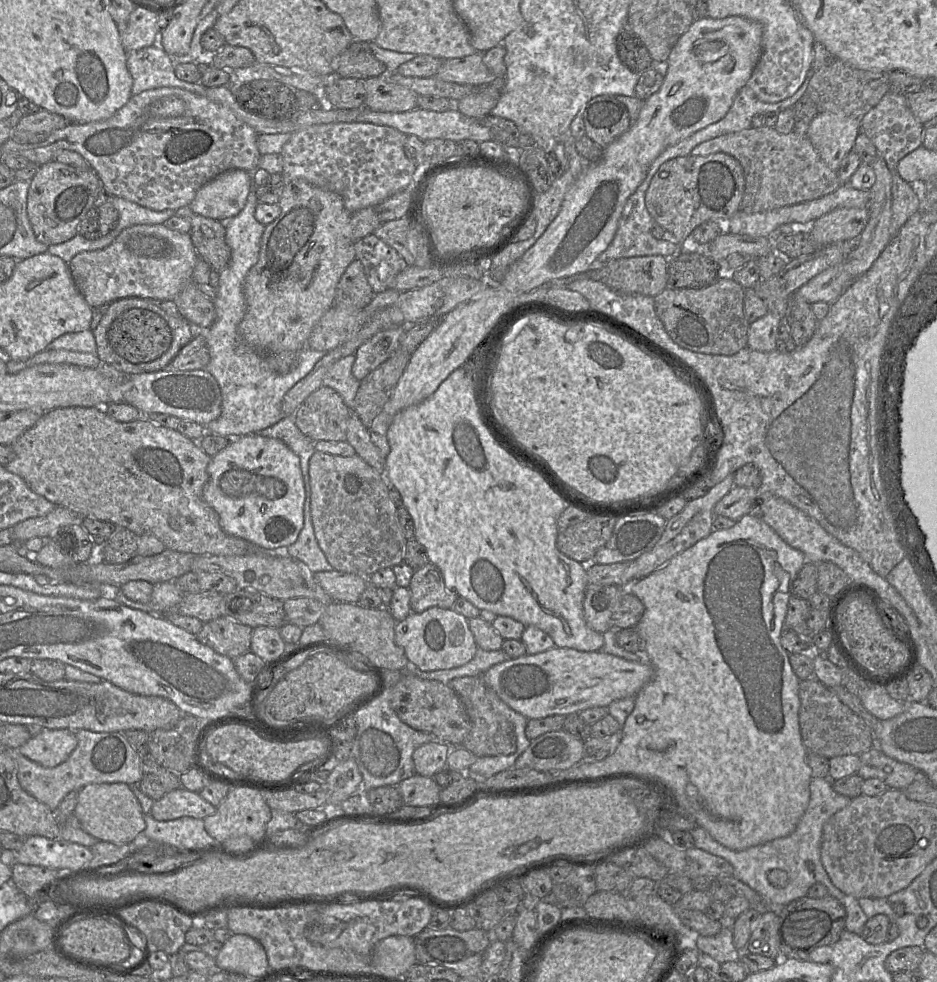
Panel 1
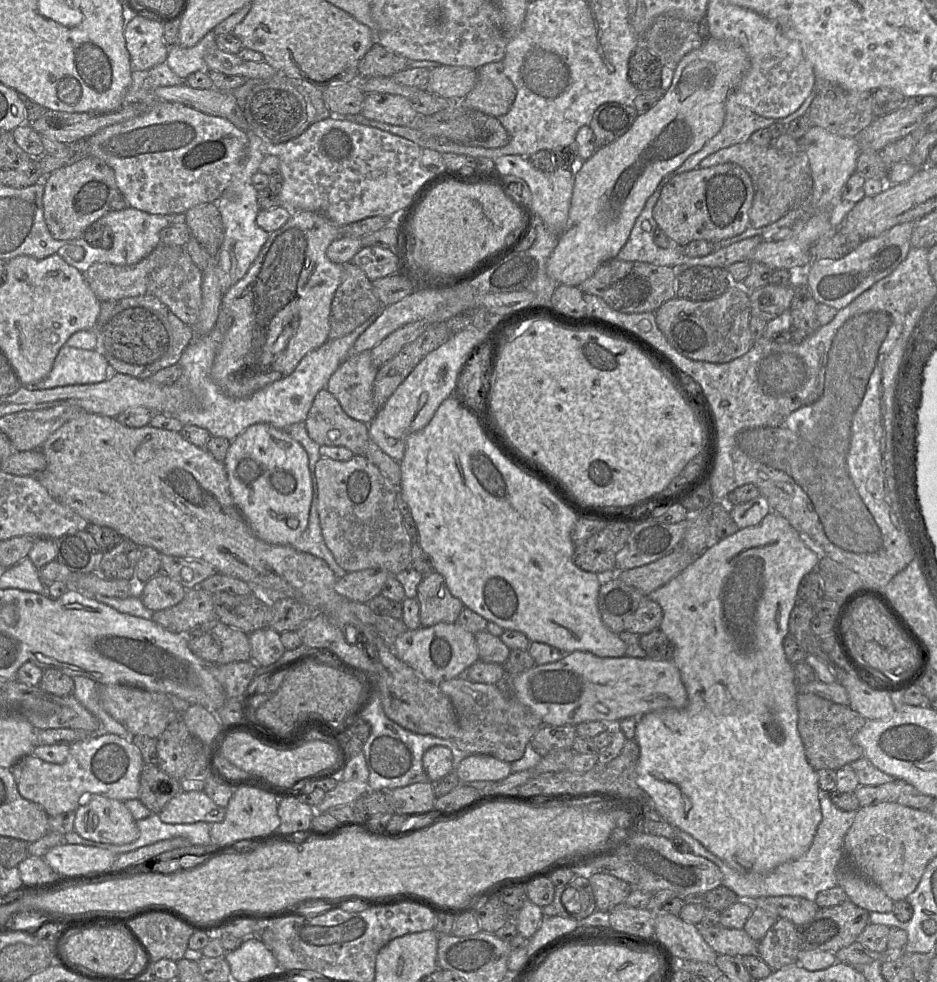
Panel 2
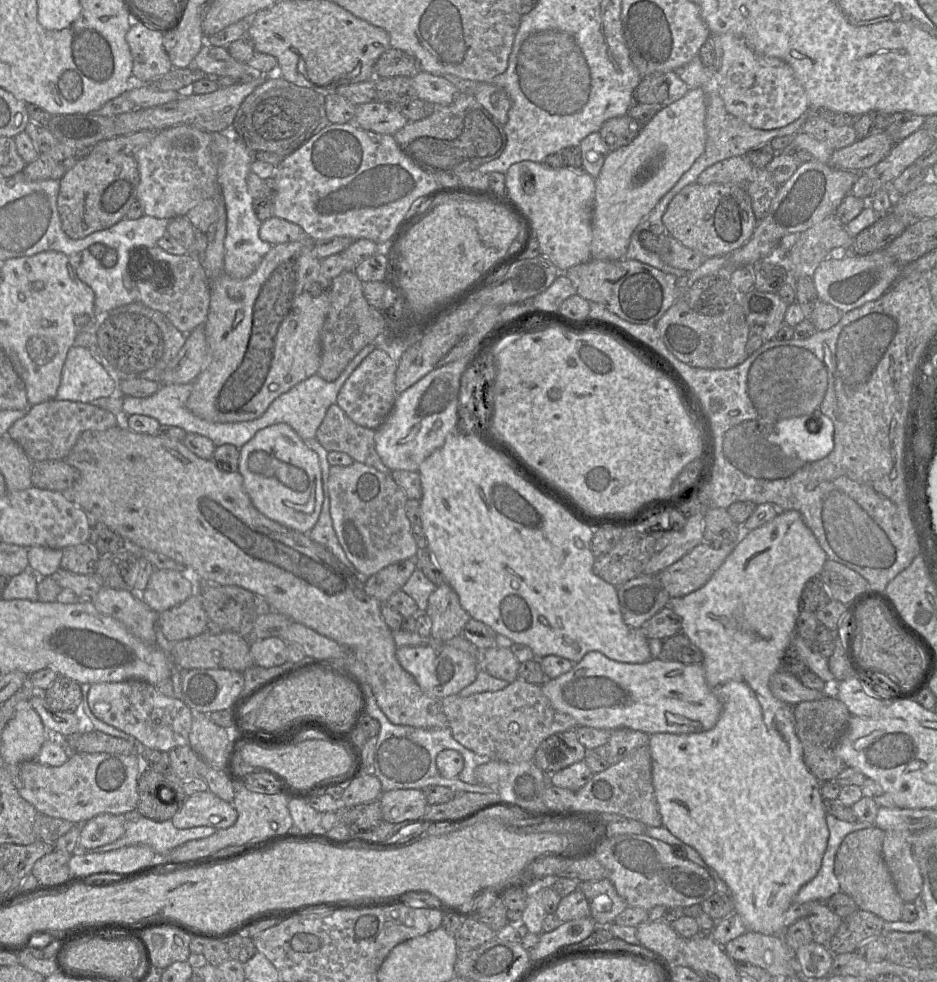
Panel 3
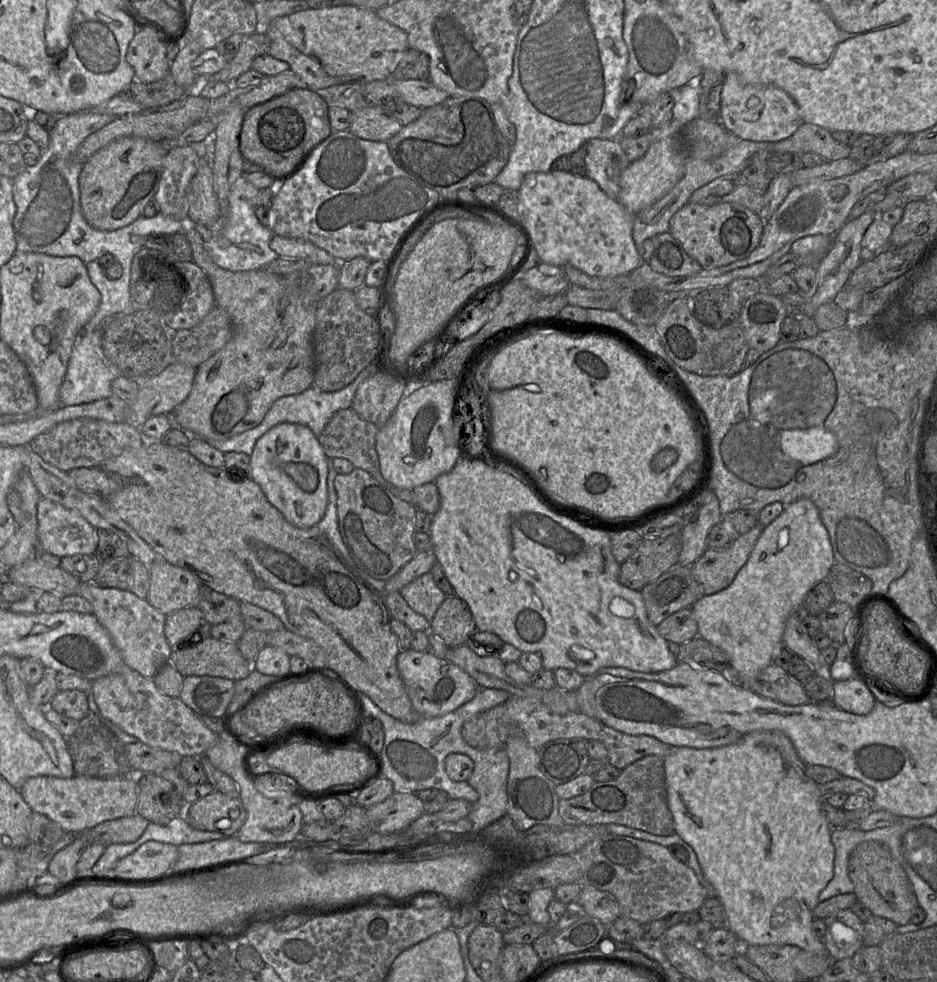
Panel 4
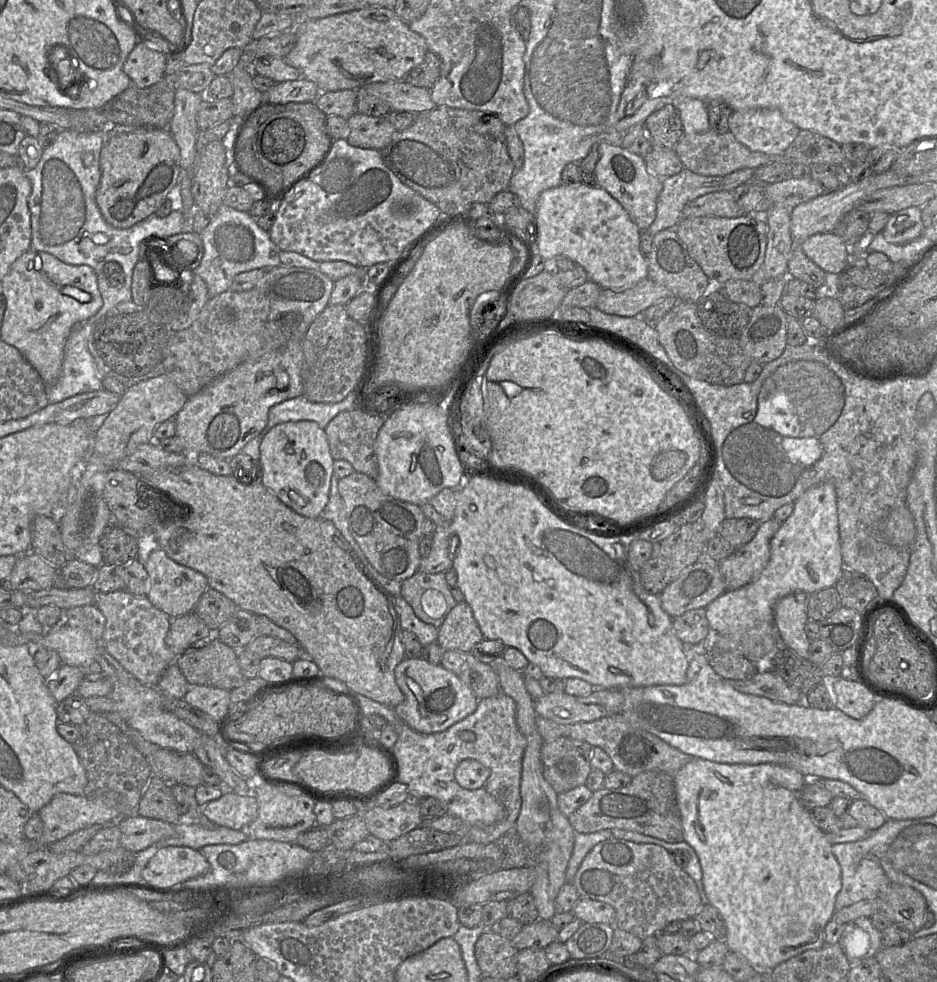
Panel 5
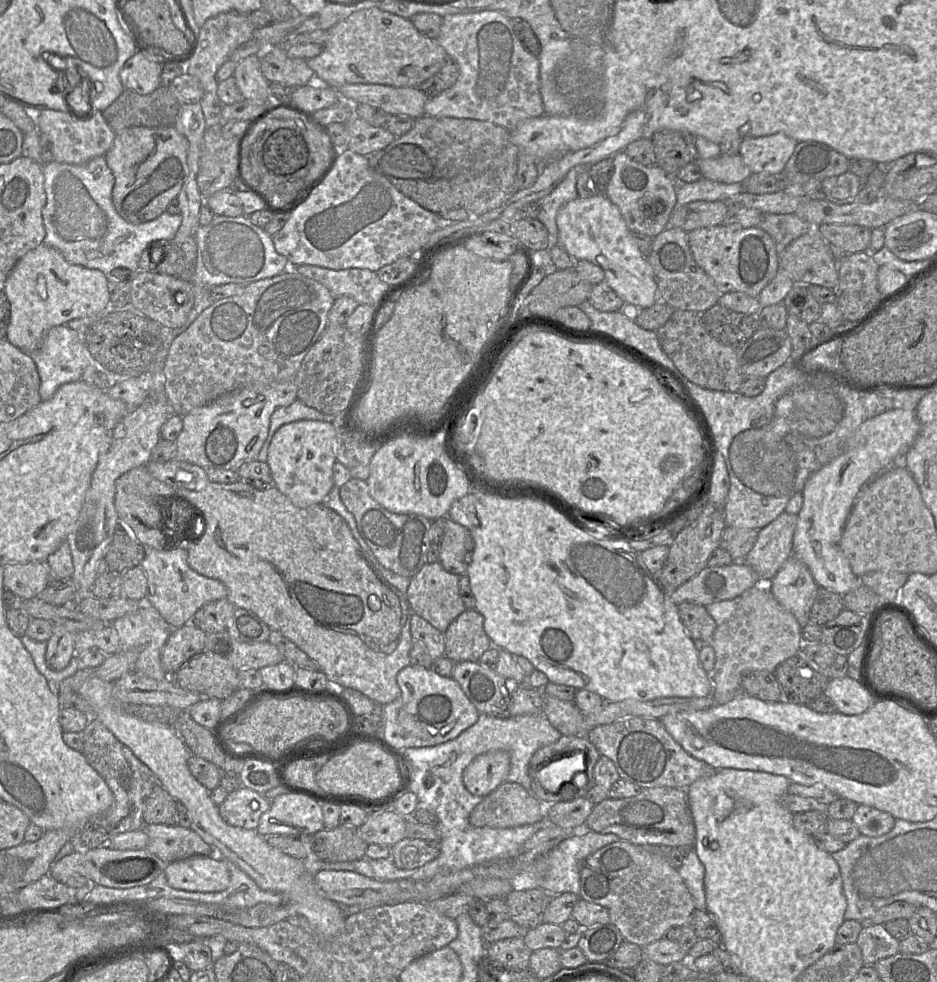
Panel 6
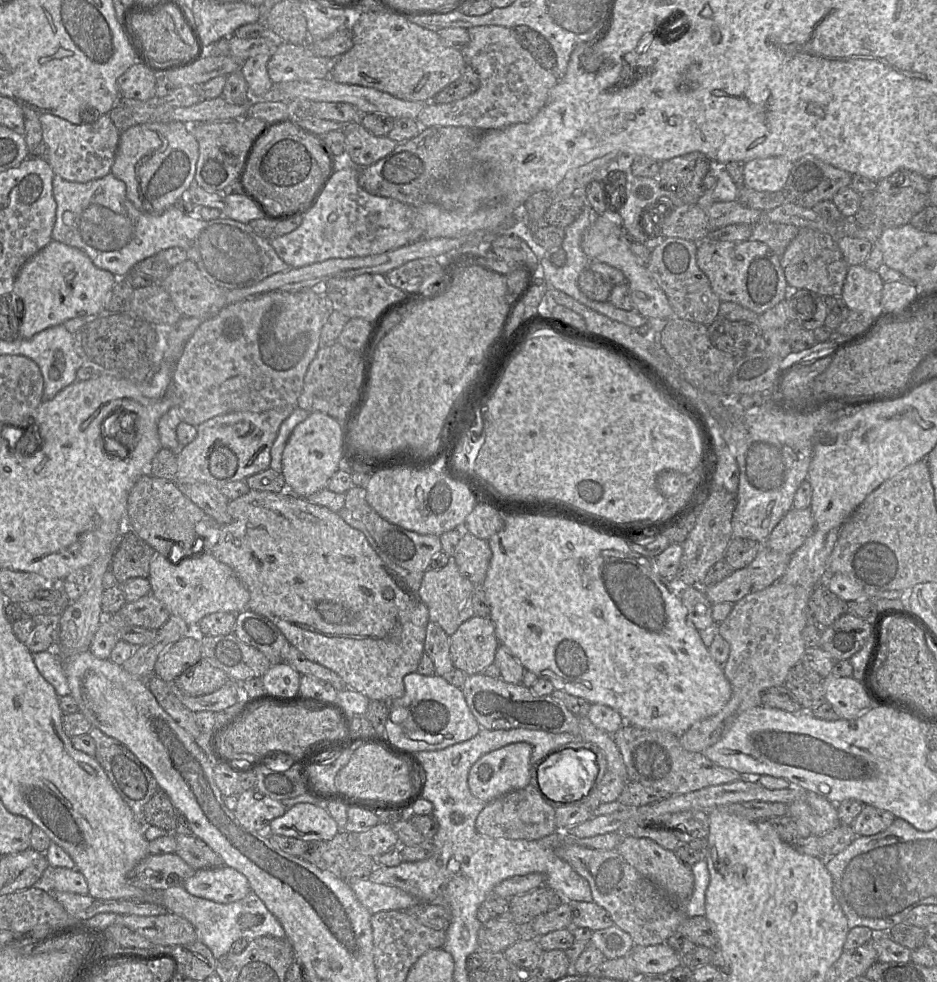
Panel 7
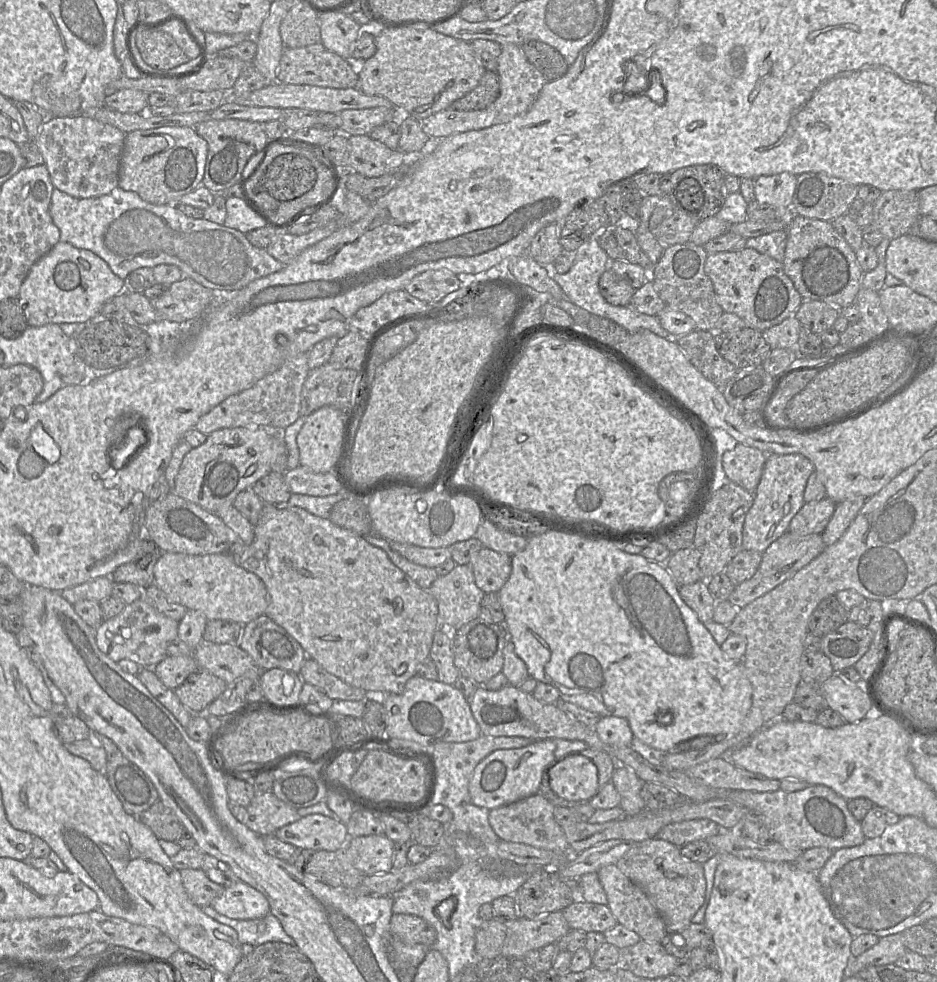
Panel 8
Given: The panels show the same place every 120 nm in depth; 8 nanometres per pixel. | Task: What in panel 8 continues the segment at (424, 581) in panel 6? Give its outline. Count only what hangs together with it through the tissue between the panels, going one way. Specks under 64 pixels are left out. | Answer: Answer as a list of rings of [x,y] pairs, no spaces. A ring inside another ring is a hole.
[[[457,564],[447,575],[438,576],[429,592],[438,603],[439,626],[449,632],[479,617],[485,595],[475,583],[471,564]]]

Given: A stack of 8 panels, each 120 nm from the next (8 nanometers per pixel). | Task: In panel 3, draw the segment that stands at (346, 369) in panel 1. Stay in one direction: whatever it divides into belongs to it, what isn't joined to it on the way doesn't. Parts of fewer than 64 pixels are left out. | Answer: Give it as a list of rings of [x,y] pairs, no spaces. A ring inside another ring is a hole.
[[[375,348],[345,381],[336,403],[354,423],[376,430],[392,410],[399,395],[395,390],[396,368],[396,361],[386,351]]]

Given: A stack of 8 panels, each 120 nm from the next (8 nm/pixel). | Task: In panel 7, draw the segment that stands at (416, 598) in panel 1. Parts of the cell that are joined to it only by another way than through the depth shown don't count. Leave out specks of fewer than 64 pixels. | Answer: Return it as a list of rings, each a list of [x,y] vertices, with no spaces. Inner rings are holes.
[[[472,616],[449,636],[453,666],[467,675],[482,673],[495,660],[499,641],[490,617]]]

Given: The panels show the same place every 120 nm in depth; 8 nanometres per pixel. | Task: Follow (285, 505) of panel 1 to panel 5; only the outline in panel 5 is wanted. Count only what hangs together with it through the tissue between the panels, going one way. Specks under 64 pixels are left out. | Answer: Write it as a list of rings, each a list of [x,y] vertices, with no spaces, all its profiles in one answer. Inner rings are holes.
[[[314,421],[275,425],[260,444],[260,482],[285,505],[308,518],[318,518],[329,500],[333,461],[325,430]]]

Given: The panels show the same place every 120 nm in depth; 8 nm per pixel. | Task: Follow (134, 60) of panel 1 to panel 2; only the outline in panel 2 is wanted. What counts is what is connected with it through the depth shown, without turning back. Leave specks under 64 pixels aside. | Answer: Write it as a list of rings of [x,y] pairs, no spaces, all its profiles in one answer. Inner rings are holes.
[[[166,62],[151,69],[132,71],[132,83],[128,88],[124,104],[139,101],[154,101],[154,90],[163,86],[177,86],[185,83]]]

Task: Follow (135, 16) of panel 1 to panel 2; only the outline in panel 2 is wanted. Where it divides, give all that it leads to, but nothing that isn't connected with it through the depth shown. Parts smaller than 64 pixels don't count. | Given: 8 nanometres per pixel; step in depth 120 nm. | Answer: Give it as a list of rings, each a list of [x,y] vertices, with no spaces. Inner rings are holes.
[[[129,17],[124,26],[131,70],[143,71],[166,62],[169,46],[164,40],[164,25],[143,17]]]

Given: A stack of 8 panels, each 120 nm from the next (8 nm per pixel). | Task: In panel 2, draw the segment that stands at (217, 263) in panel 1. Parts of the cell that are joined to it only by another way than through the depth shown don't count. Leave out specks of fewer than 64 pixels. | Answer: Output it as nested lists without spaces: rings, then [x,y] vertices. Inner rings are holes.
[[[216,203],[196,205],[185,212],[191,237],[211,256],[217,257],[224,240],[223,222]]]

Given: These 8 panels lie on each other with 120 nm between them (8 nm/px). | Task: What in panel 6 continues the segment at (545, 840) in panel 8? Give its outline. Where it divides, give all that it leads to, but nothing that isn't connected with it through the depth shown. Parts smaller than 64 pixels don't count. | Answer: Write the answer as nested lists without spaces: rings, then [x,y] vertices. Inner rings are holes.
[[[505,781],[472,810],[469,822],[474,827],[514,828],[534,824],[547,817],[547,806],[520,784]]]

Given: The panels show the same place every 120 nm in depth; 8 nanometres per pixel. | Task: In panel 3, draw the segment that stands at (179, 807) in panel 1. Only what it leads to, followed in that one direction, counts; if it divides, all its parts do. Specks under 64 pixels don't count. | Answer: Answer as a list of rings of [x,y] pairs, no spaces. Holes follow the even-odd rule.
[[[207,790],[187,796],[171,822],[178,829],[207,826],[217,830],[234,825],[236,820],[232,804]]]

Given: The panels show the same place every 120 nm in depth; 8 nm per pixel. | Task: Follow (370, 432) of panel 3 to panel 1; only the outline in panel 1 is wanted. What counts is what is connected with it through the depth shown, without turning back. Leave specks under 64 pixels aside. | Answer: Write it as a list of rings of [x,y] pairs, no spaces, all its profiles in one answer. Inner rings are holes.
[[[322,385],[321,387],[316,389],[304,400],[304,402],[296,409],[296,411],[291,416],[286,416],[286,417],[292,417],[294,422],[296,423],[297,427],[299,428],[299,430],[314,442],[318,442],[318,441],[334,441],[334,442],[346,441],[346,431],[347,431],[348,419],[350,417],[350,409],[345,405],[342,397],[335,390],[333,390],[330,387]]]

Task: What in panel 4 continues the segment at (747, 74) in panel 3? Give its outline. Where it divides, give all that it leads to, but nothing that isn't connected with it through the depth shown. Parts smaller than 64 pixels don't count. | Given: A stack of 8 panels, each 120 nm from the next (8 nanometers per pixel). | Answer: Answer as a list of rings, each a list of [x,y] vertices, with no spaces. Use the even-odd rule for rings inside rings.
[[[735,73],[724,74],[718,121],[721,122],[727,131],[739,138],[749,141],[772,143],[790,138],[800,125],[804,123],[799,115],[795,101],[783,89],[771,85],[749,85],[743,83]]]

